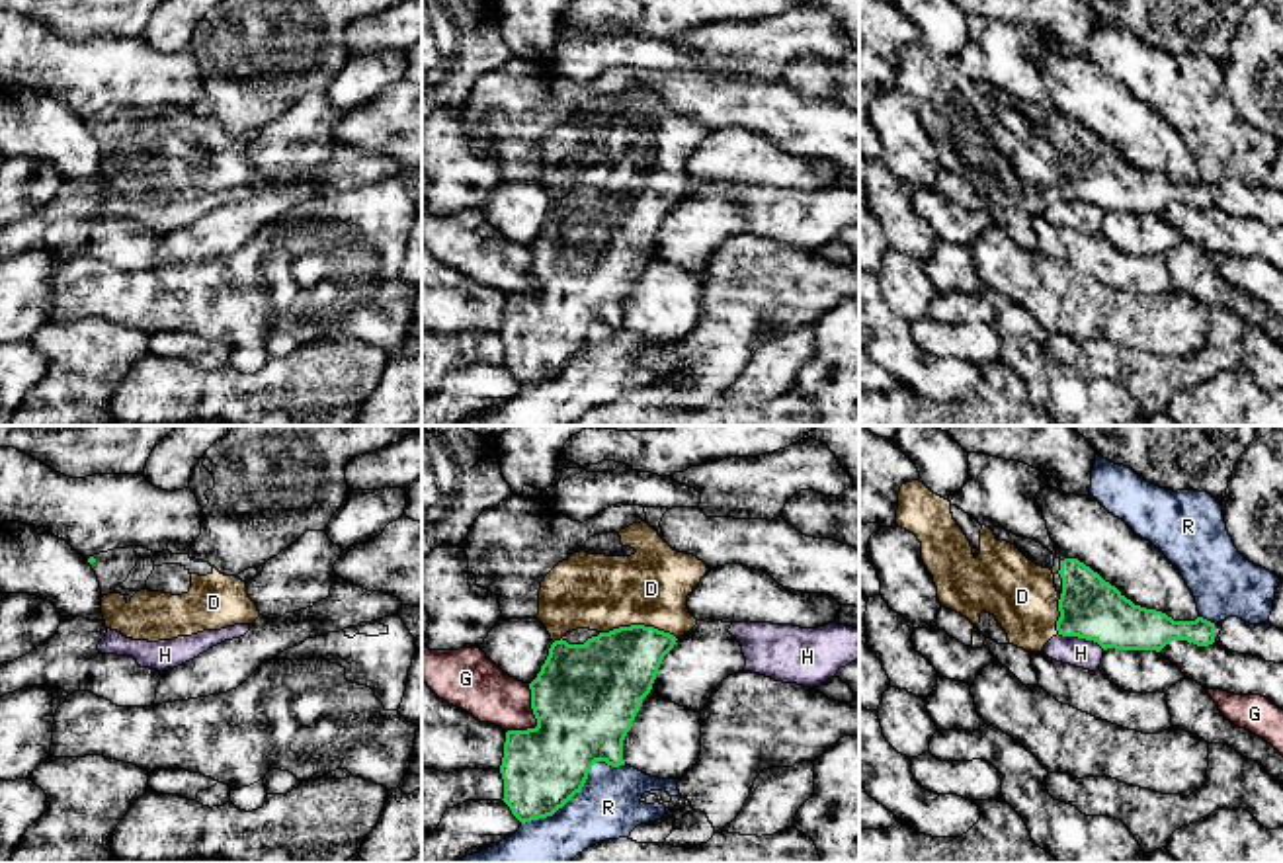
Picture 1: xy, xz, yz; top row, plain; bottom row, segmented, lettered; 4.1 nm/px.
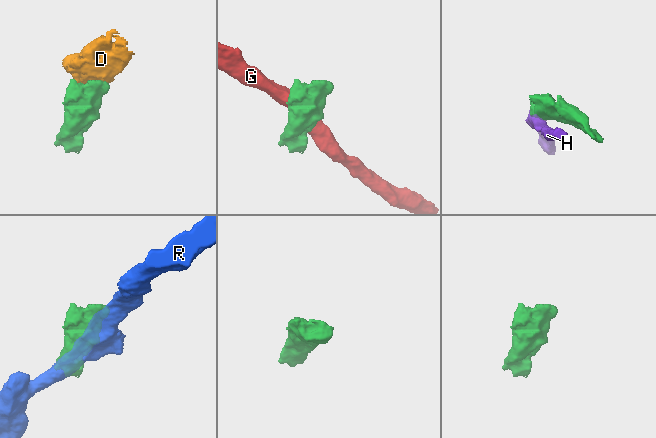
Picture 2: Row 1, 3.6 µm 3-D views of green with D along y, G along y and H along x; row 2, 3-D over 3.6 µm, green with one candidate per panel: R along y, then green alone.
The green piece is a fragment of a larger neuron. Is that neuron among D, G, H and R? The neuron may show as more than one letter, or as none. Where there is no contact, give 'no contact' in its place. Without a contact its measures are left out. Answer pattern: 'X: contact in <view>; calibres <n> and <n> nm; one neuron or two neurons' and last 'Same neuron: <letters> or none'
D: contact in xz; calibres 340 and 320 nm; one neuron
G: contact in xz; calibres 440 and 220 nm; two neurons
H: contact in yz; calibres 260 and 120 nm; two neurons
R: contact in xz; calibres 340 and 260 nm; two neurons
Same neuron: D

